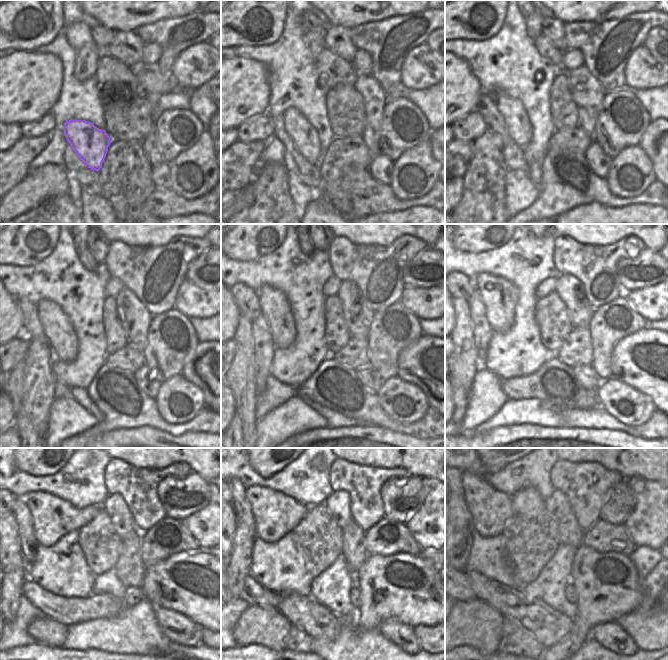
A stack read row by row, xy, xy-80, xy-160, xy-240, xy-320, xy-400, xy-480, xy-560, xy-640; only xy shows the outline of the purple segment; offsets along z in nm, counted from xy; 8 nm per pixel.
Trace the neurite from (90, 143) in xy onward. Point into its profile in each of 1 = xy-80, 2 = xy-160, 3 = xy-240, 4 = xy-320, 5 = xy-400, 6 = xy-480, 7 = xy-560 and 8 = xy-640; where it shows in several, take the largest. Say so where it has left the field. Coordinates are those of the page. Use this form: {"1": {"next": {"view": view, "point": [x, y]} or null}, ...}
{"1": {"next": {"view": "xy-80", "point": [304, 135]}}, "2": {"next": {"view": "xy-160", "point": [519, 127]}}, "3": {"next": {"view": "xy-240", "point": [60, 335]}}, "4": {"next": {"view": "xy-320", "point": [275, 307]}}, "5": {"next": {"view": "xy-400", "point": [499, 296]}}, "6": {"next": {"view": "xy-480", "point": [52, 517]}}, "7": {"next": {"view": "xy-560", "point": [275, 514]}}, "8": {"next": {"view": "xy-640", "point": [490, 508]}}}

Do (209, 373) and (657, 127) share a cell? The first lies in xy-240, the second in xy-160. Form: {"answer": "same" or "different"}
{"answer": "same"}

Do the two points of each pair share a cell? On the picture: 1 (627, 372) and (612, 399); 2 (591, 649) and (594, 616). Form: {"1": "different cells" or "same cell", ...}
{"1": "different cells", "2": "different cells"}

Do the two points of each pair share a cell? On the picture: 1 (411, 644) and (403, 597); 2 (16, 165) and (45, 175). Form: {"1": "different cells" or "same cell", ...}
{"1": "different cells", "2": "different cells"}

